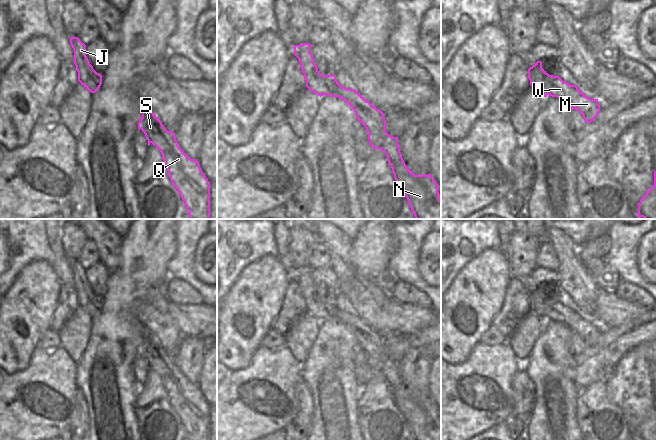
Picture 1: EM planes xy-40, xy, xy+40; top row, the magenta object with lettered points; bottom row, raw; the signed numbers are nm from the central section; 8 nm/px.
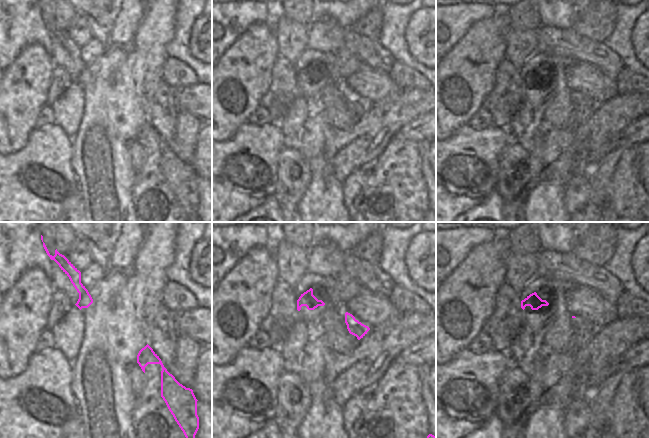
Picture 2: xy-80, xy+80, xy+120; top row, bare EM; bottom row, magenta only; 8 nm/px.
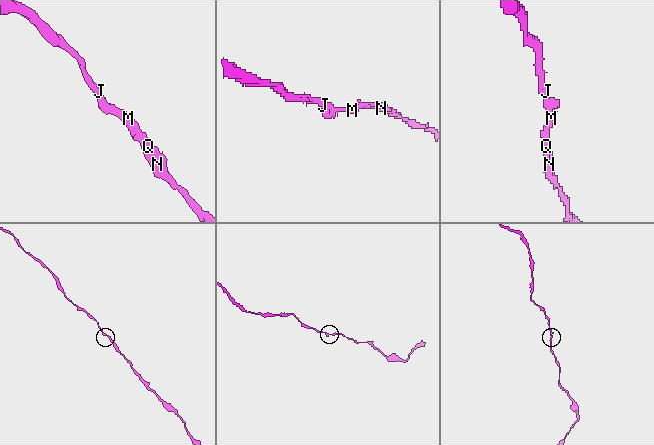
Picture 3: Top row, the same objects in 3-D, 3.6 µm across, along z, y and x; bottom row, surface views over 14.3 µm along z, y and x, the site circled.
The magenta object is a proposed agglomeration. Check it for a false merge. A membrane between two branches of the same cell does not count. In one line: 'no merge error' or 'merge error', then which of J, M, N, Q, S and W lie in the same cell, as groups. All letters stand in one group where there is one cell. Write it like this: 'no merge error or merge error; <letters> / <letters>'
no merge error; J M N Q S W

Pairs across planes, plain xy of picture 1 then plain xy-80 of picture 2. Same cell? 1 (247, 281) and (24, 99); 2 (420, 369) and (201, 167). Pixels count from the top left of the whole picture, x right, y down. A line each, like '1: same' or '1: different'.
1: same
2: different

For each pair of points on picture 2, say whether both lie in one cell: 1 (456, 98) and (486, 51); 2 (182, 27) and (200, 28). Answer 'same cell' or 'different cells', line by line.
1: same cell
2: different cells

